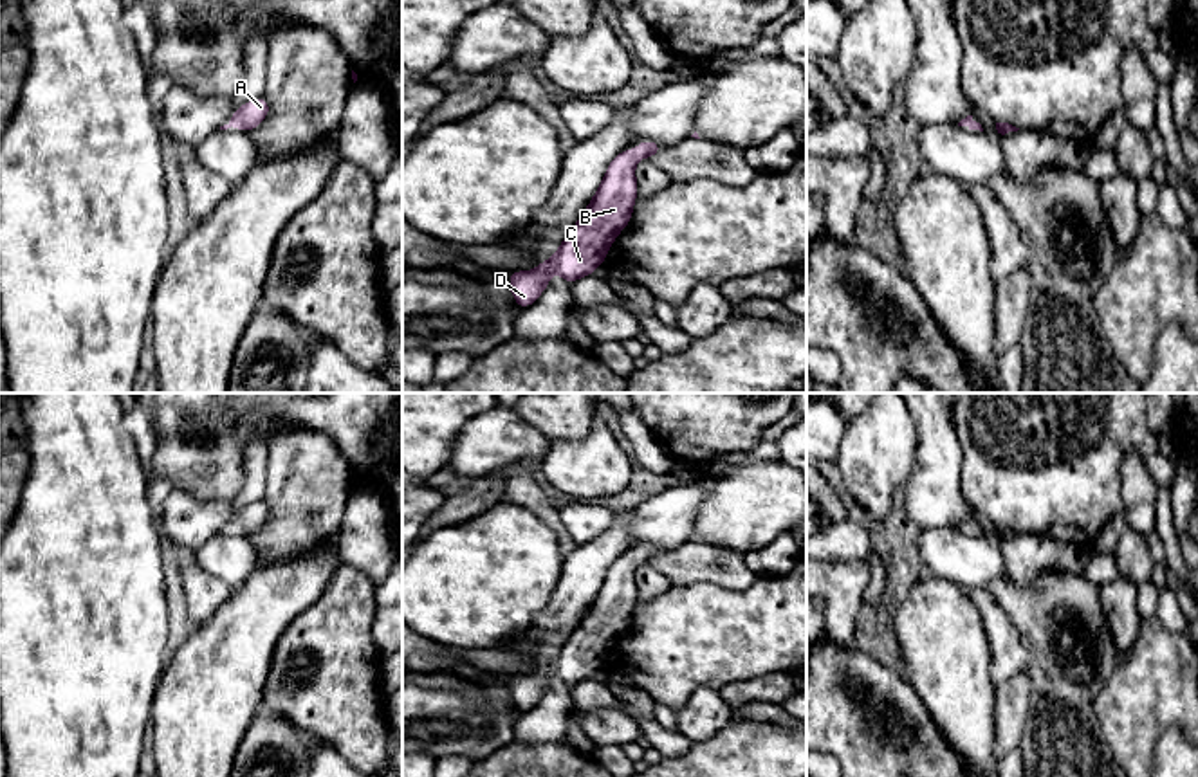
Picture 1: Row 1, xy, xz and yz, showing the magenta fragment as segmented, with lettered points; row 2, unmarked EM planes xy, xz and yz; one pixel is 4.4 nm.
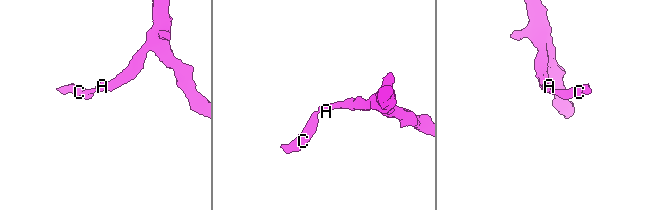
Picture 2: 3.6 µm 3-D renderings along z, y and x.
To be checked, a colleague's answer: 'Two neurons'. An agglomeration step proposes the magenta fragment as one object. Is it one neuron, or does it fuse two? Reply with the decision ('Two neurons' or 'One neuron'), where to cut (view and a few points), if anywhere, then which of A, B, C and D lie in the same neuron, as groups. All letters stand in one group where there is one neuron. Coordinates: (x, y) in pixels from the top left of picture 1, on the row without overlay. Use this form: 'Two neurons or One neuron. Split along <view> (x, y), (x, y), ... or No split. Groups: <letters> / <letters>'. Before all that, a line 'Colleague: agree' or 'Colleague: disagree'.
Colleague: disagree
One neuron. No split. Groups: A B C D

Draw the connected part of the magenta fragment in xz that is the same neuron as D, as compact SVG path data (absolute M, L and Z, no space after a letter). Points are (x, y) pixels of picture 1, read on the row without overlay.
M640 544L635 553L621 555L608 570L606 579L590 604L588 613L565 640L559 654L536 674L514 674L509 681L514 705L520 712L530 710L547 692L552 674L567 687L594 678L603 669L615 640L630 627L637 602L635 568L640 561L651 562L664 548Z

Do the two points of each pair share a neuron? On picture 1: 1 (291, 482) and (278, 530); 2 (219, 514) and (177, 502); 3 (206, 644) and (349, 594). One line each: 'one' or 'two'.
1: one
2: one
3: two

